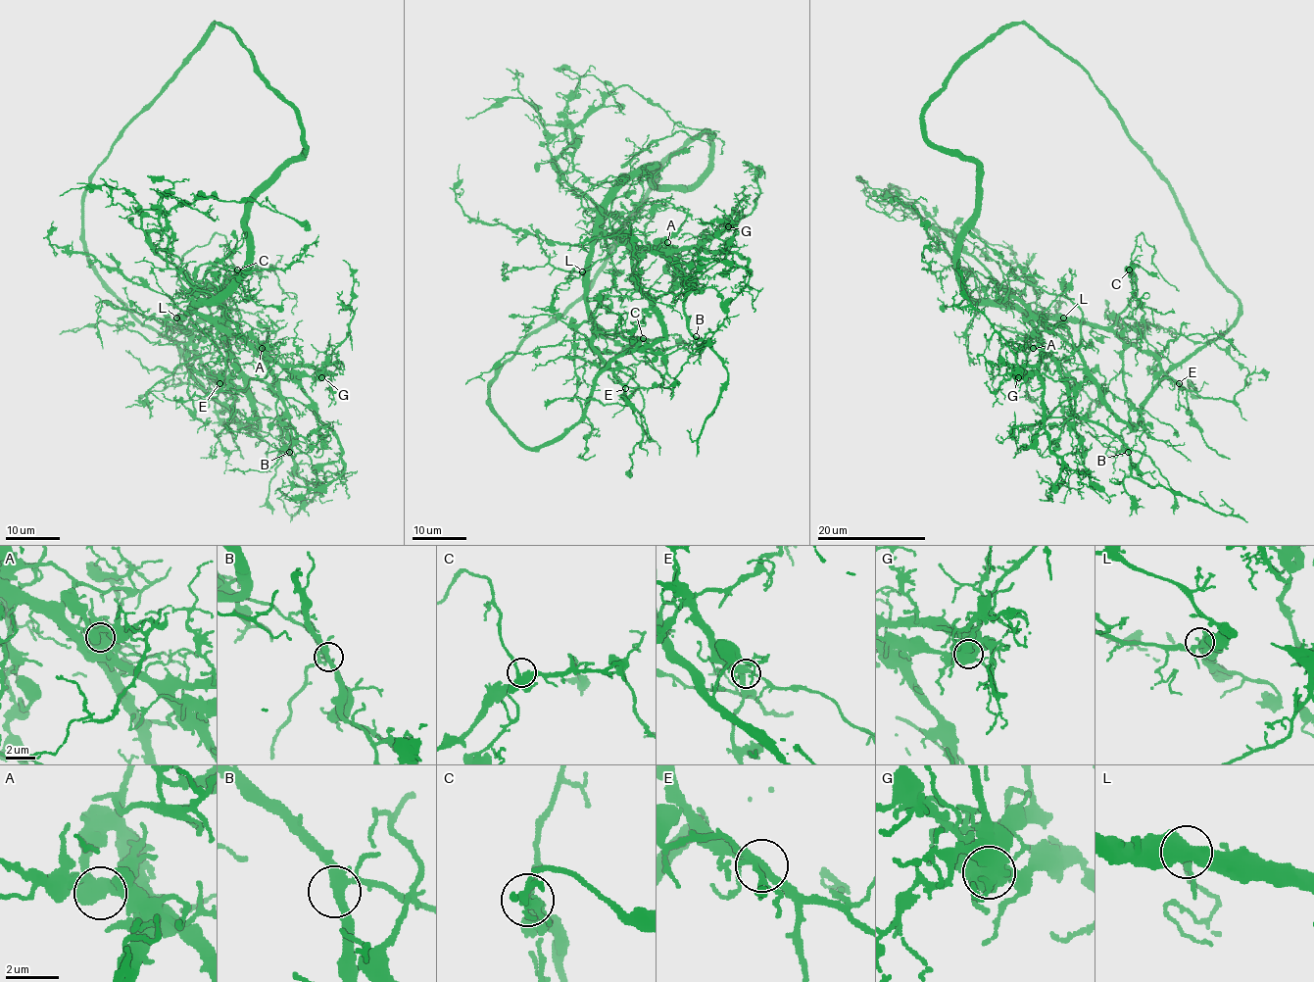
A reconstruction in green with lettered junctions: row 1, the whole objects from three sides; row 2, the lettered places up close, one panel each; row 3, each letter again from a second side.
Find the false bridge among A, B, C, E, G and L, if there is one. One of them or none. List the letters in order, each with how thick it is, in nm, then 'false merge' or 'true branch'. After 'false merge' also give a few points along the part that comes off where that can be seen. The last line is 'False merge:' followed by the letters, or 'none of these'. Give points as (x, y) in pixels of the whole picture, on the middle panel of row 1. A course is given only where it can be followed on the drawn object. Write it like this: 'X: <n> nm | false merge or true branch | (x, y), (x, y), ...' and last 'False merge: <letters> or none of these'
A: 440 nm | true branch
B: 300 nm | true branch
C: 400 nm | true branch
E: 340 nm | true branch
G: 650 nm | true branch
L: 440 nm | true branch
False merge: none of these

